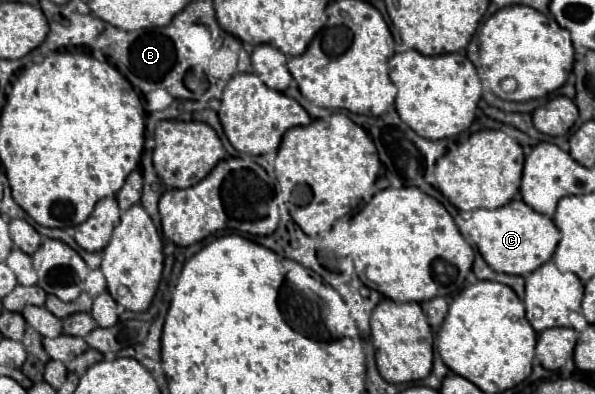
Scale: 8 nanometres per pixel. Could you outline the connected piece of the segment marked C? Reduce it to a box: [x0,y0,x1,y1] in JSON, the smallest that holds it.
[470,200,560,274]

